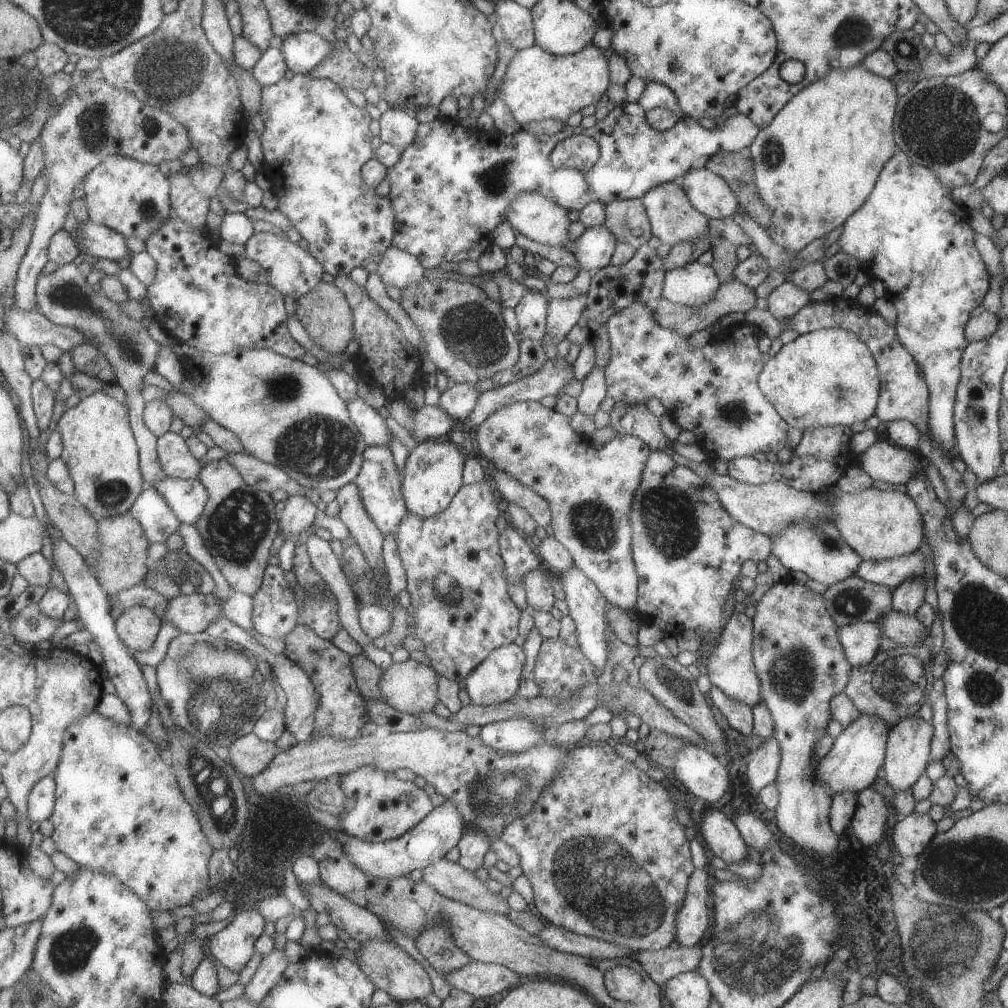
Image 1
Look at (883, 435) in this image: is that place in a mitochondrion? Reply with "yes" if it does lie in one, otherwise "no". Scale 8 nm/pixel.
no

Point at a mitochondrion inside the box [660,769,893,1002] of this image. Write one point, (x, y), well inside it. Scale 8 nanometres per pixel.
(755, 955)

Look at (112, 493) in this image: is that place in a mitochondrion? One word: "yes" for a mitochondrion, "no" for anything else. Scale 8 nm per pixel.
yes

